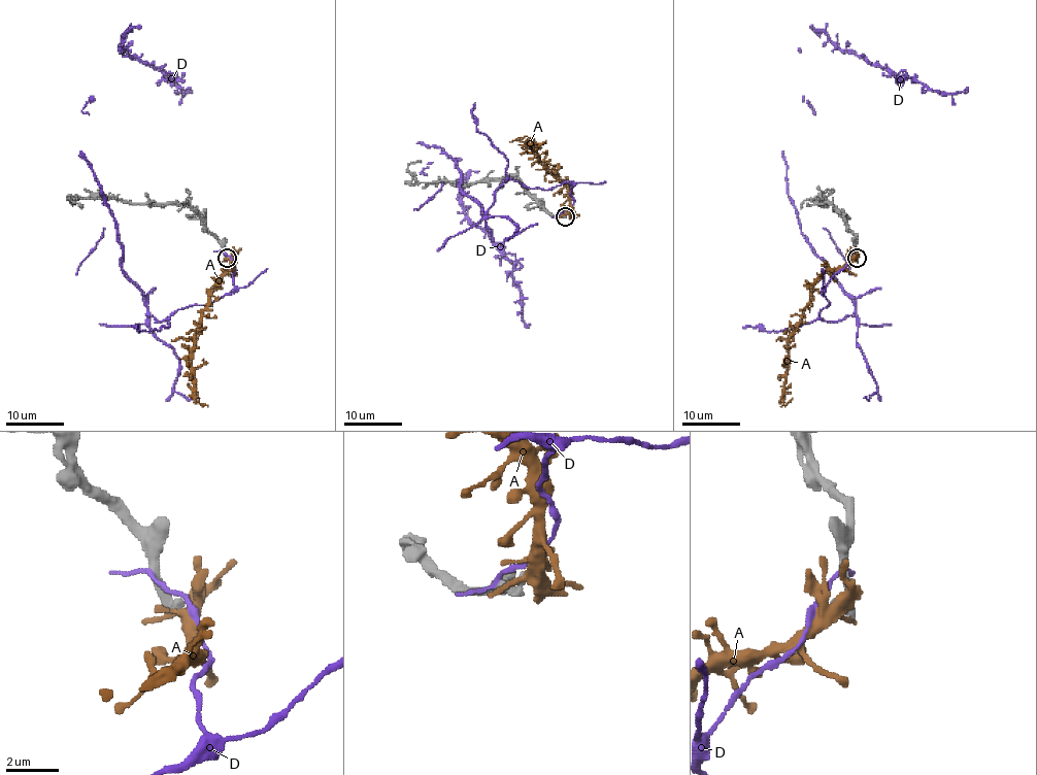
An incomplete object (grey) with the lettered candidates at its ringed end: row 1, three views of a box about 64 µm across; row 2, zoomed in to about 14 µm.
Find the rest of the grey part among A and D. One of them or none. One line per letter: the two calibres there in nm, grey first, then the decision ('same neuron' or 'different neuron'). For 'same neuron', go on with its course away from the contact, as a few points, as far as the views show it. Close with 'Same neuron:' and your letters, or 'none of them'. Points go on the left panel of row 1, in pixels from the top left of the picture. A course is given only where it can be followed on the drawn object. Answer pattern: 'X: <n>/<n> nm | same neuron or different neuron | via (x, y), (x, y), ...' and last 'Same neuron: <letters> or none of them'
A: 440/360 nm | different neuron
D: 360/150 nm | different neuron
Same neuron: none of them

